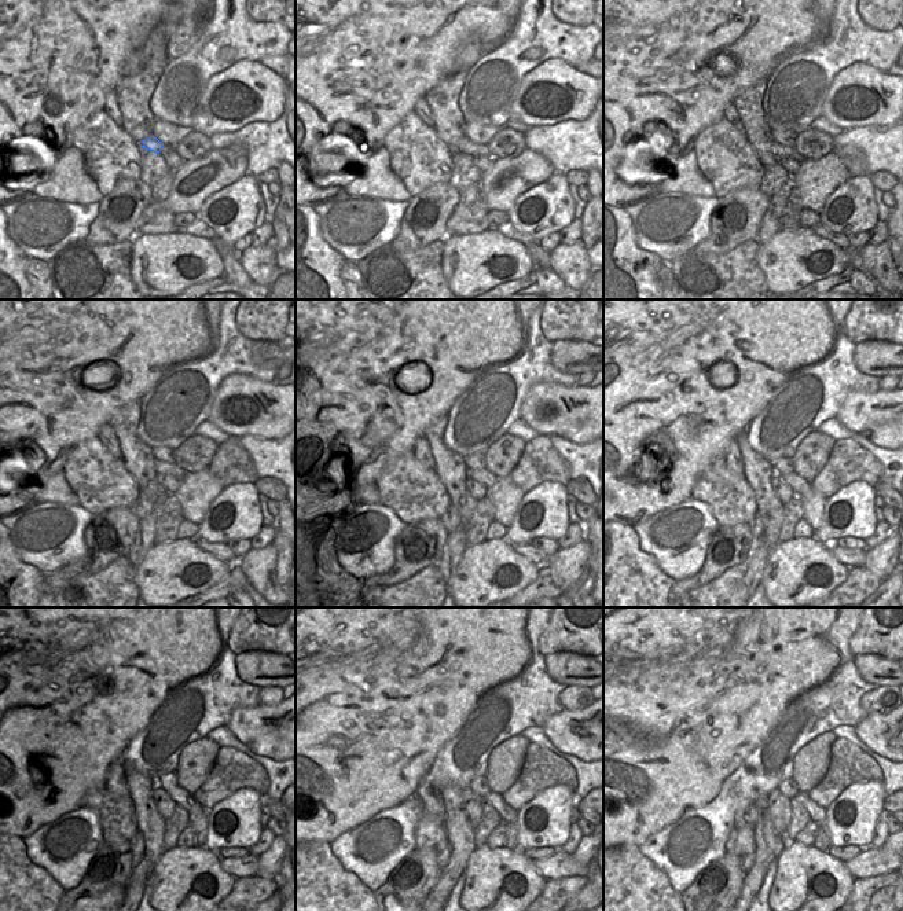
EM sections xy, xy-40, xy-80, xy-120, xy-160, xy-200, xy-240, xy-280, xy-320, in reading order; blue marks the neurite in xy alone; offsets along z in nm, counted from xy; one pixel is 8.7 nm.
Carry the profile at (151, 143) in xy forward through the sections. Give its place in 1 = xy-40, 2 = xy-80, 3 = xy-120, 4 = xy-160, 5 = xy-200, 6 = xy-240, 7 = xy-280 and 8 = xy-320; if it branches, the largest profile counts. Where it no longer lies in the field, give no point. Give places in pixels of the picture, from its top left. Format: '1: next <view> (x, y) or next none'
1: next xy-40 (465, 146)
2: next xy-80 (778, 150)
3: next xy-120 (162, 467)
4: next xy-160 (487, 478)
5: next xy-200 (801, 488)
6: next xy-240 (183, 799)
7: next xy-280 (507, 815)
8: next xy-320 (817, 814)

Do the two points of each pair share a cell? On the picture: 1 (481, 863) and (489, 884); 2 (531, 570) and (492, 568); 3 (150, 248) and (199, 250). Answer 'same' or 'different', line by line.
1: same
2: same
3: same

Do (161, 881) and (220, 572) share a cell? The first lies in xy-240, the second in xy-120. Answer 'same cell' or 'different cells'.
same cell

